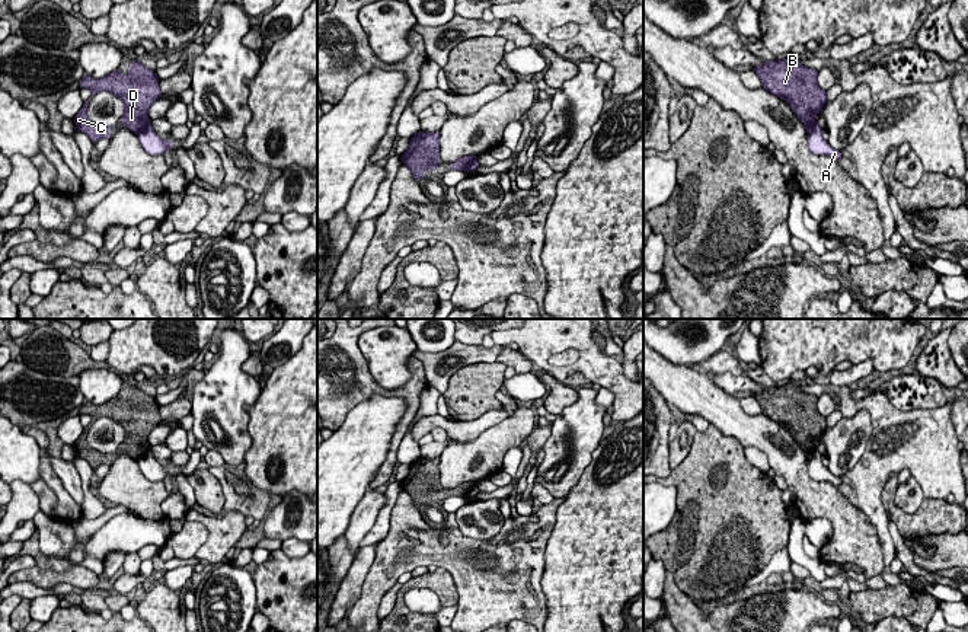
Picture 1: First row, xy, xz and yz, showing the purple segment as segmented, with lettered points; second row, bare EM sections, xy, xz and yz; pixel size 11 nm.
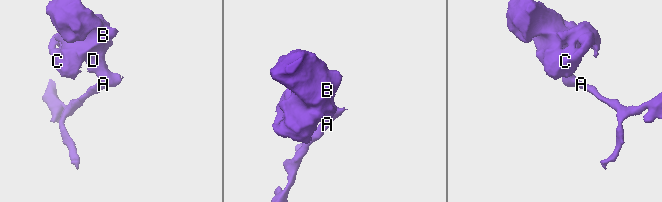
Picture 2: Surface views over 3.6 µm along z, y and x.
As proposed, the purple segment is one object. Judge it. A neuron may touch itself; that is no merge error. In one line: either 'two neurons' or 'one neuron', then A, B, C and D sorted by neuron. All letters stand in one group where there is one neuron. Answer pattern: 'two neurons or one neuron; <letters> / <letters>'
two neurons; A / B C D

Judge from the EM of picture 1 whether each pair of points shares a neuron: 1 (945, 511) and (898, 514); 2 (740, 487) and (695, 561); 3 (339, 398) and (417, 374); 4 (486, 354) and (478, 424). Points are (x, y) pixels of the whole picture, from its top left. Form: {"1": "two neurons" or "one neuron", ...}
{"1": "one neuron", "2": "one neuron", "3": "one neuron", "4": "two neurons"}

